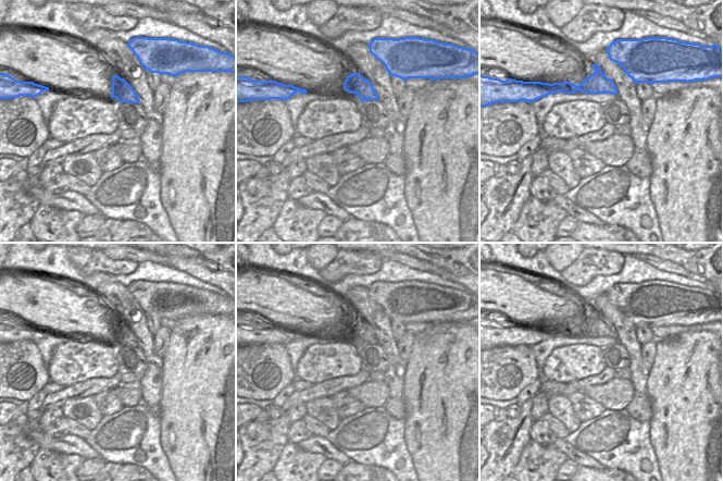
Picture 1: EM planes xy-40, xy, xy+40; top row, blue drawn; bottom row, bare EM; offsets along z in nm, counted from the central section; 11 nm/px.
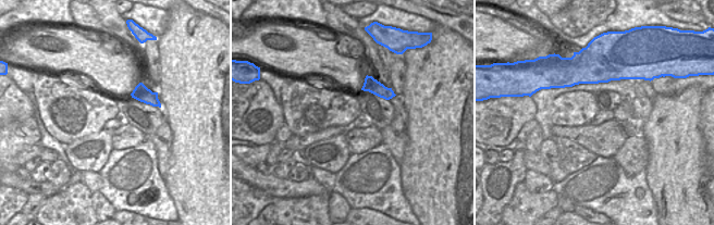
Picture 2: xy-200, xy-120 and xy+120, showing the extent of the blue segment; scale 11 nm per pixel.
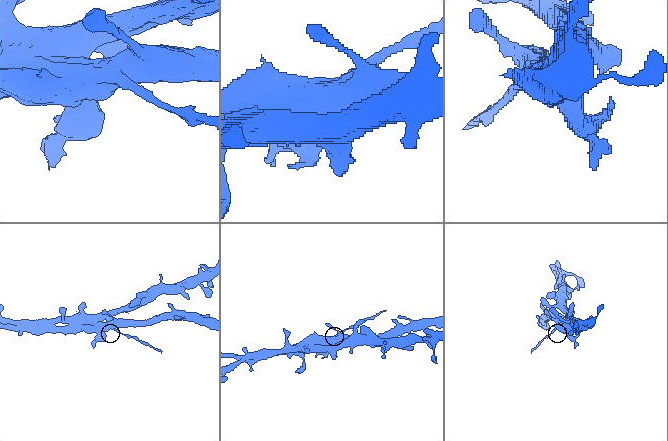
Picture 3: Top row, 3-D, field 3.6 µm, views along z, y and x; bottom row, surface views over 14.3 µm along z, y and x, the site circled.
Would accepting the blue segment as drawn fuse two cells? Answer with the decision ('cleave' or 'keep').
cleave

